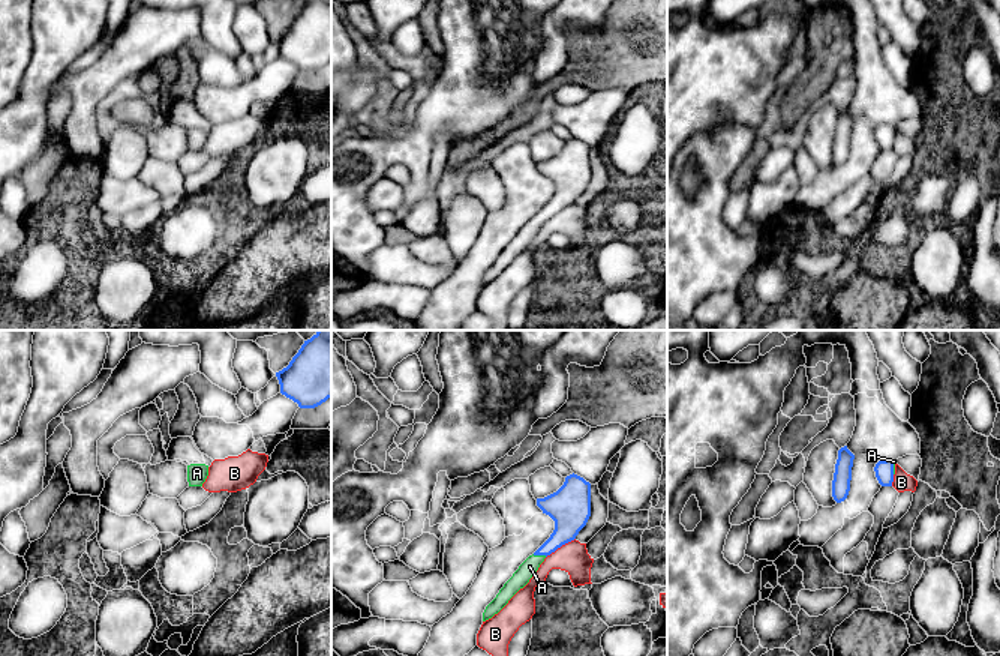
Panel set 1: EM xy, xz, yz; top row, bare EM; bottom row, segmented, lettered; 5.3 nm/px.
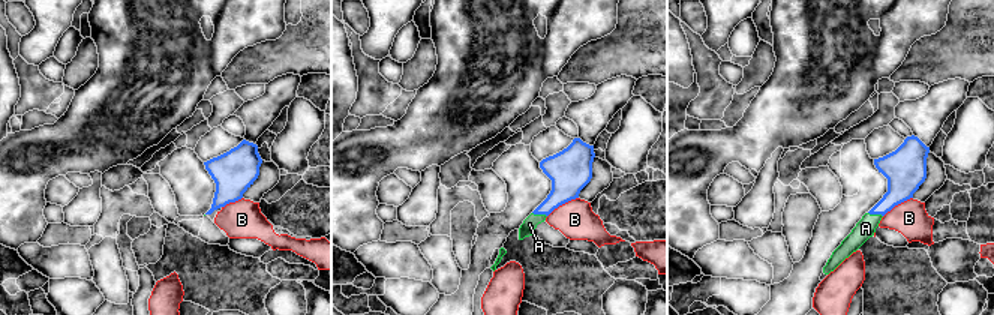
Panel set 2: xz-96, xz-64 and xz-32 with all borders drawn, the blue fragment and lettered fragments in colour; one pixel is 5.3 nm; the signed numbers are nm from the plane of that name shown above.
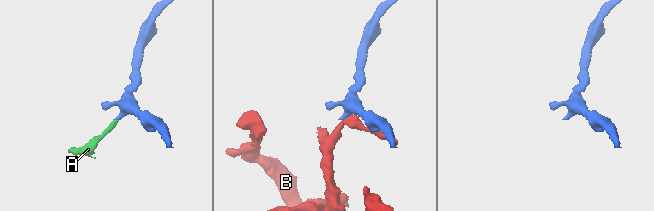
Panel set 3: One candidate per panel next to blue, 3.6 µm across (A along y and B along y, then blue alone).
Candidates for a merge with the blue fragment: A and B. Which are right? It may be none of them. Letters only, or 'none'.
A

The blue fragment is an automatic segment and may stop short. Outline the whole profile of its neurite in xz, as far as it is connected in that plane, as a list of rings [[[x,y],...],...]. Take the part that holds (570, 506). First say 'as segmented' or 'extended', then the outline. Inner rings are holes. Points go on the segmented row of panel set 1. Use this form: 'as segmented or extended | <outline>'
extended | [[[573,473],[565,477],[564,485],[556,492],[544,498],[537,498],[537,506],[555,521],[555,530],[550,537],[519,566],[496,597],[486,606],[483,621],[498,614],[508,600],[529,582],[547,555],[576,539],[591,516],[591,483]]]

